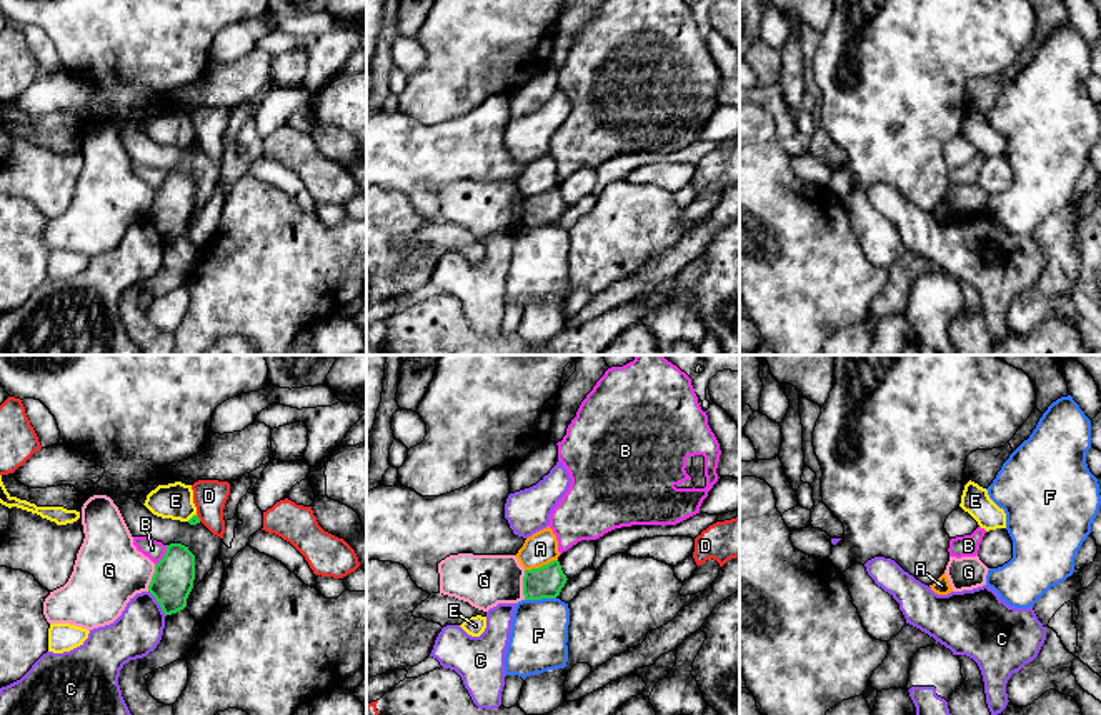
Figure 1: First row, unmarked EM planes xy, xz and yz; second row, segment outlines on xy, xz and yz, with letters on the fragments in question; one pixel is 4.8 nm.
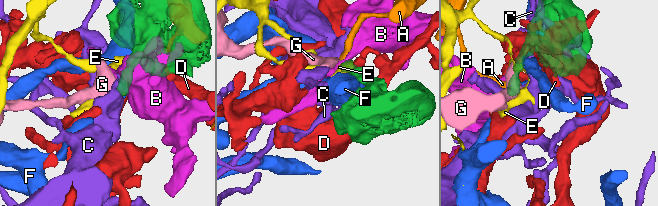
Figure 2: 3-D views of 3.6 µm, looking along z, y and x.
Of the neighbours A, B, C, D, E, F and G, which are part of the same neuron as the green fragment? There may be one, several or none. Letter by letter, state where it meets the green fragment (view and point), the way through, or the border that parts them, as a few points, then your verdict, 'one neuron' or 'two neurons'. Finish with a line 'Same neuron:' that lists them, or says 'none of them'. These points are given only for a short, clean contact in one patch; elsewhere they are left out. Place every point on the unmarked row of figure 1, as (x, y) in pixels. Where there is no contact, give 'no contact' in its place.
A: contact xz (540, 194); two neurons
B: contact xy (164, 182); border xy (167, 172), (167, 177), (155, 192); two neurons
C: contact xy (159, 229); two neurons
D: contact xy (197, 144); border xy (197, 140), (200, 147); two neurons
E: contact xy (192, 144); border xy (195, 140), (187, 147); two neurons
F: contact xz (540, 225); two neurons
G: contact xz (523, 212); border xz (525, 197), (523, 225); two neurons
Same neuron: none of them

